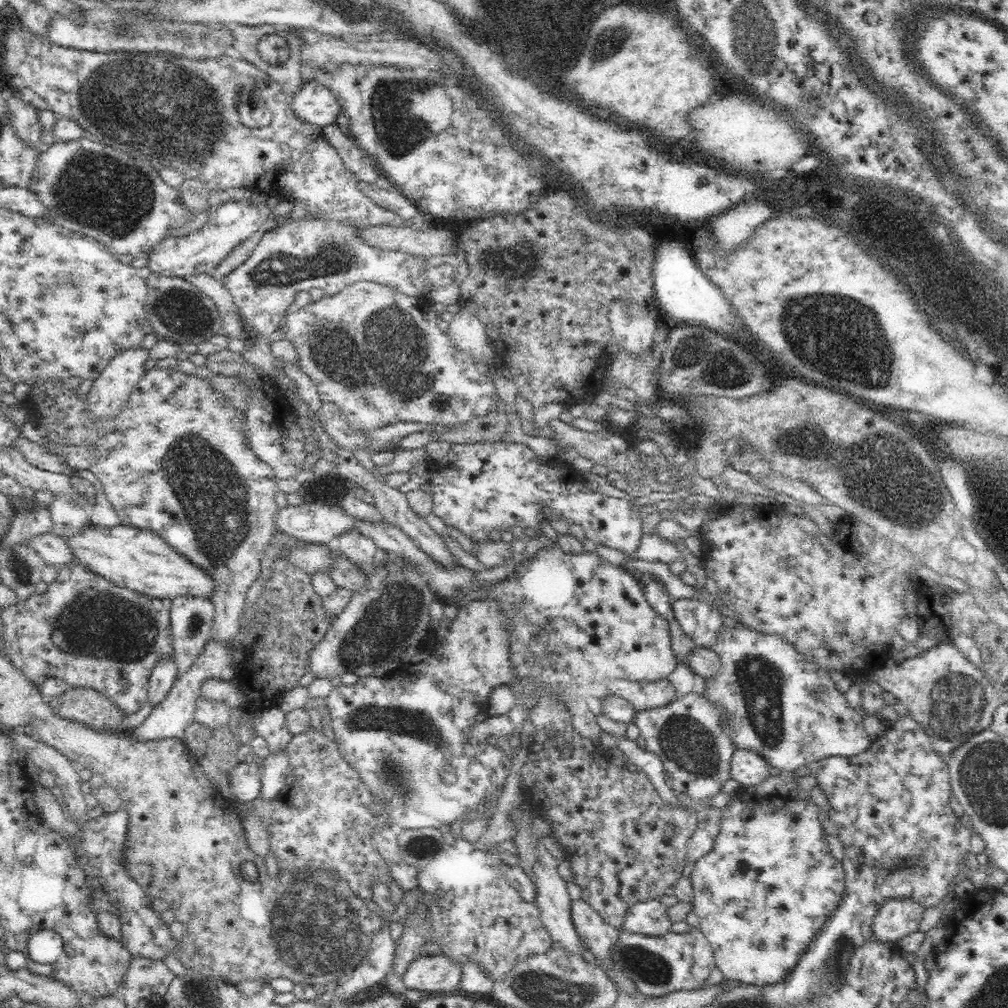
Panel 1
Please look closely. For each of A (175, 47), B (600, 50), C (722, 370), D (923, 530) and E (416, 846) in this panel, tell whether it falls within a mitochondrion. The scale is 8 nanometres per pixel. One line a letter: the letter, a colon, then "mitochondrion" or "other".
A: mitochondrion
B: mitochondrion
C: mitochondrion
D: mitochondrion
E: mitochondrion

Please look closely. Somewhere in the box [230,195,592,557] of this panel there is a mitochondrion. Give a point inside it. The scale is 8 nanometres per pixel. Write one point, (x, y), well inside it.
(364, 356)

